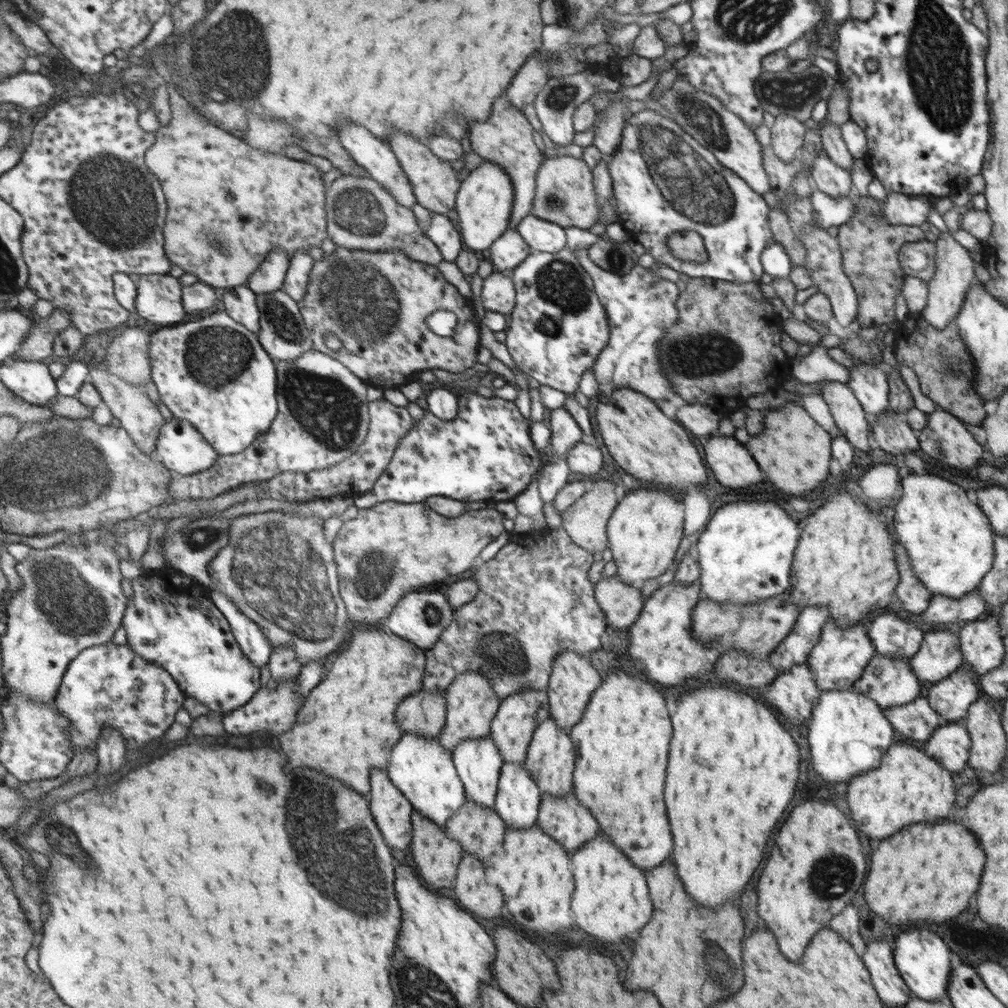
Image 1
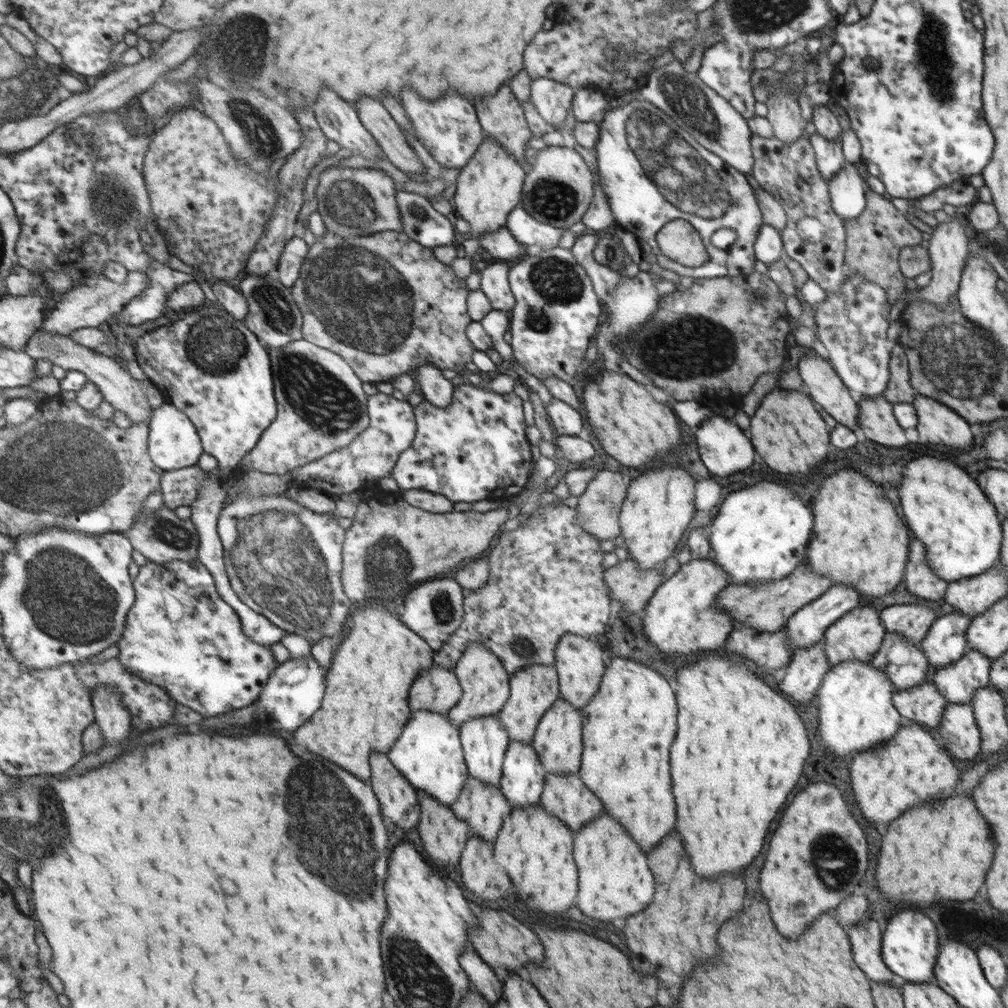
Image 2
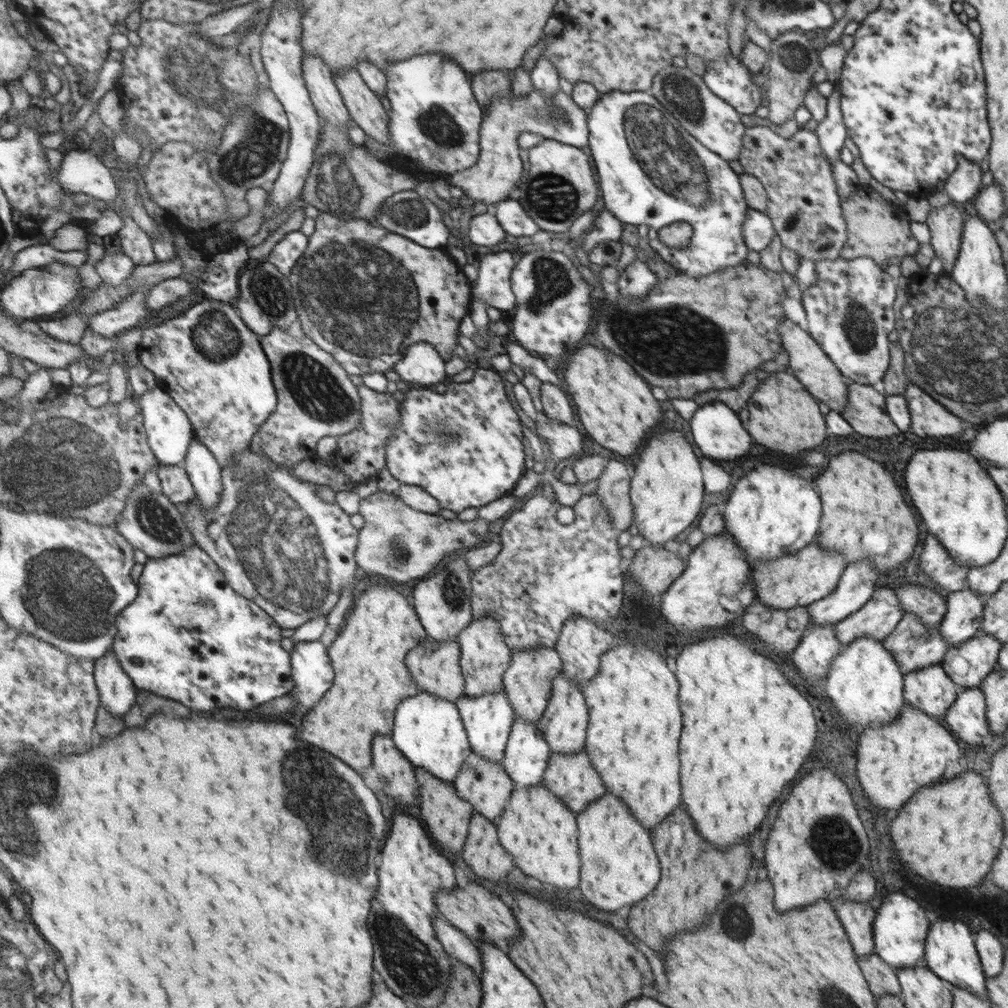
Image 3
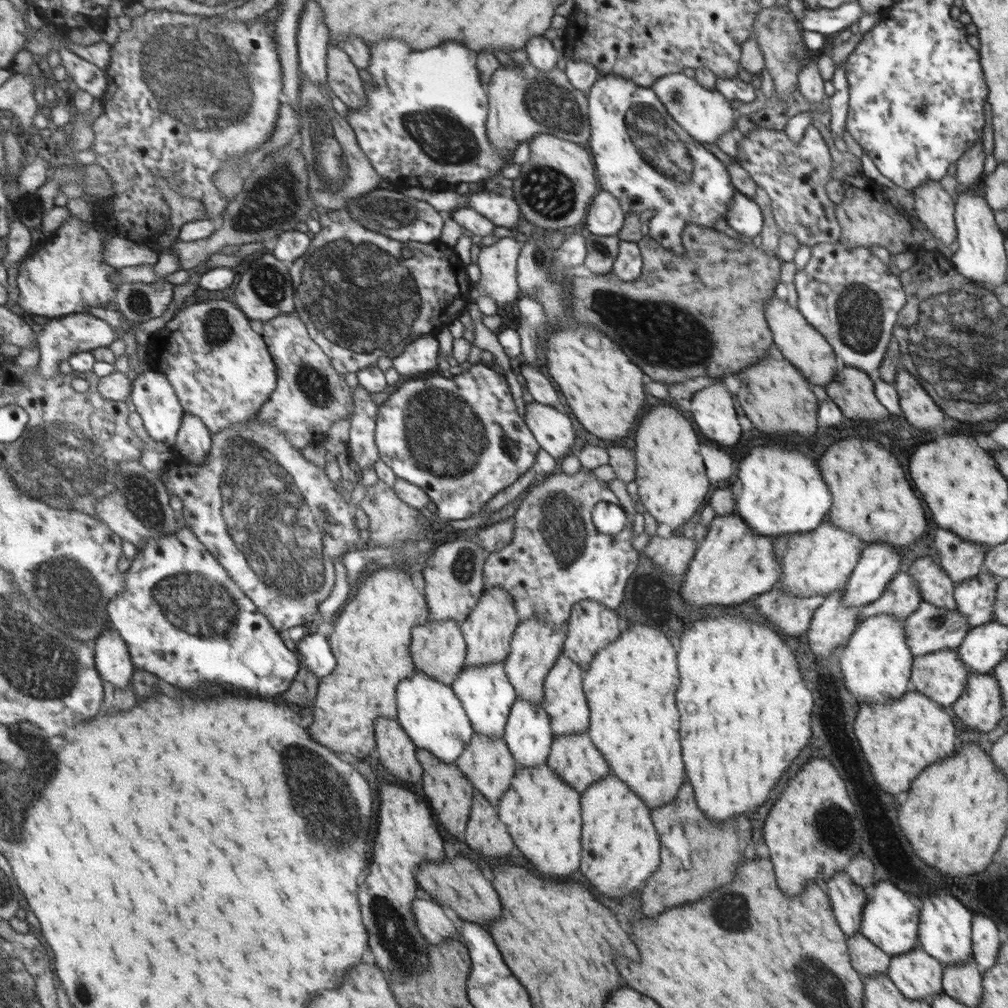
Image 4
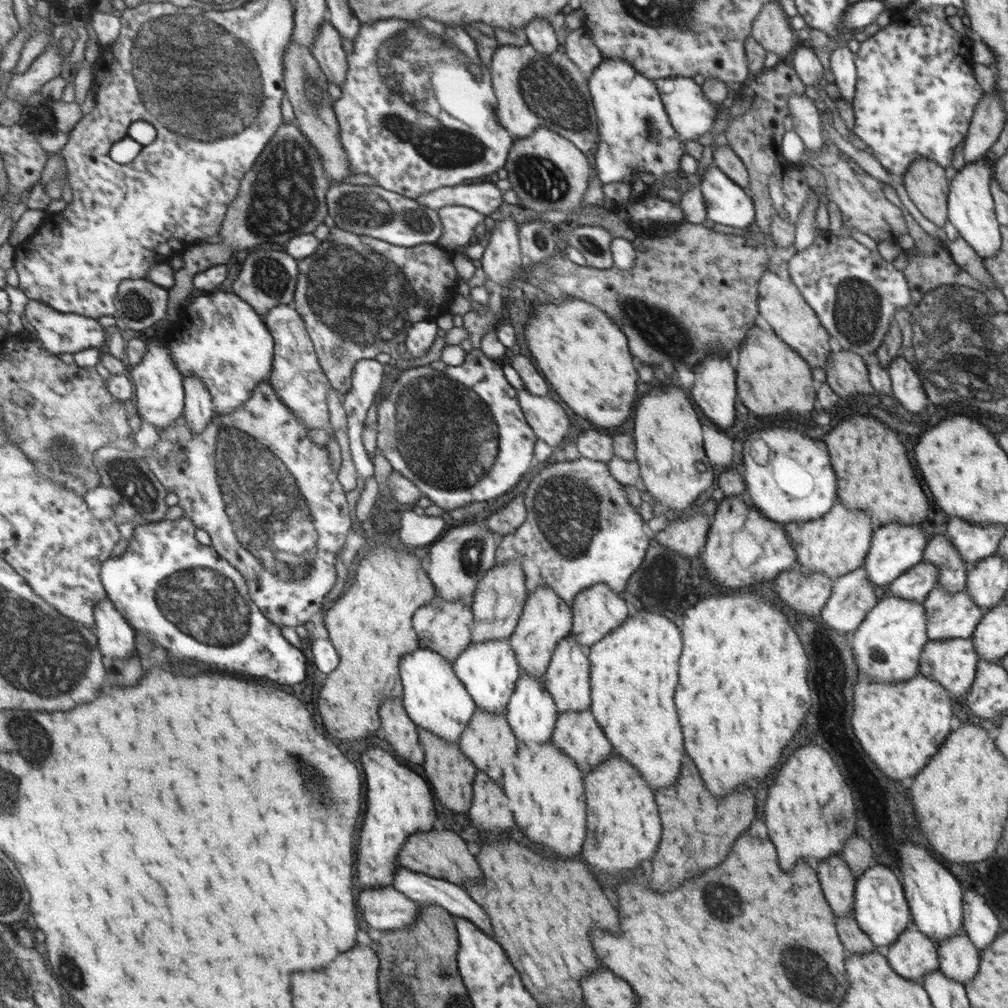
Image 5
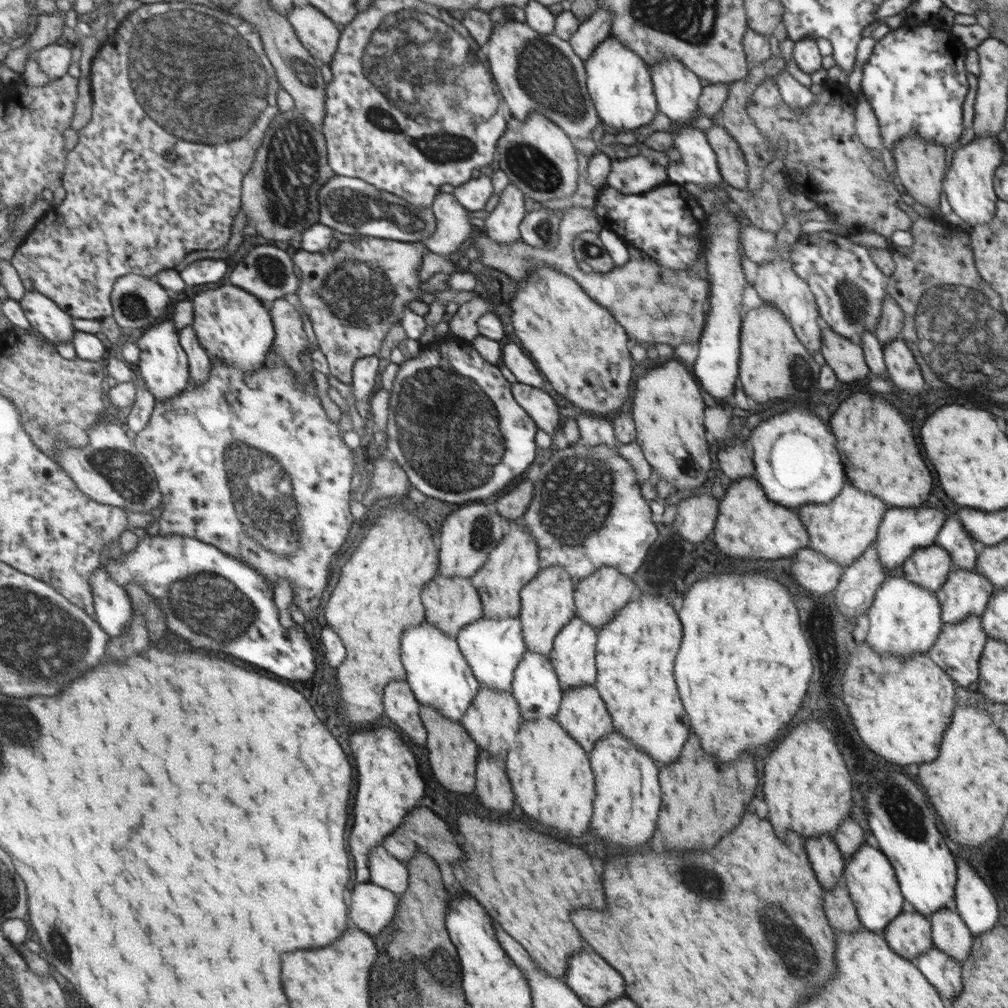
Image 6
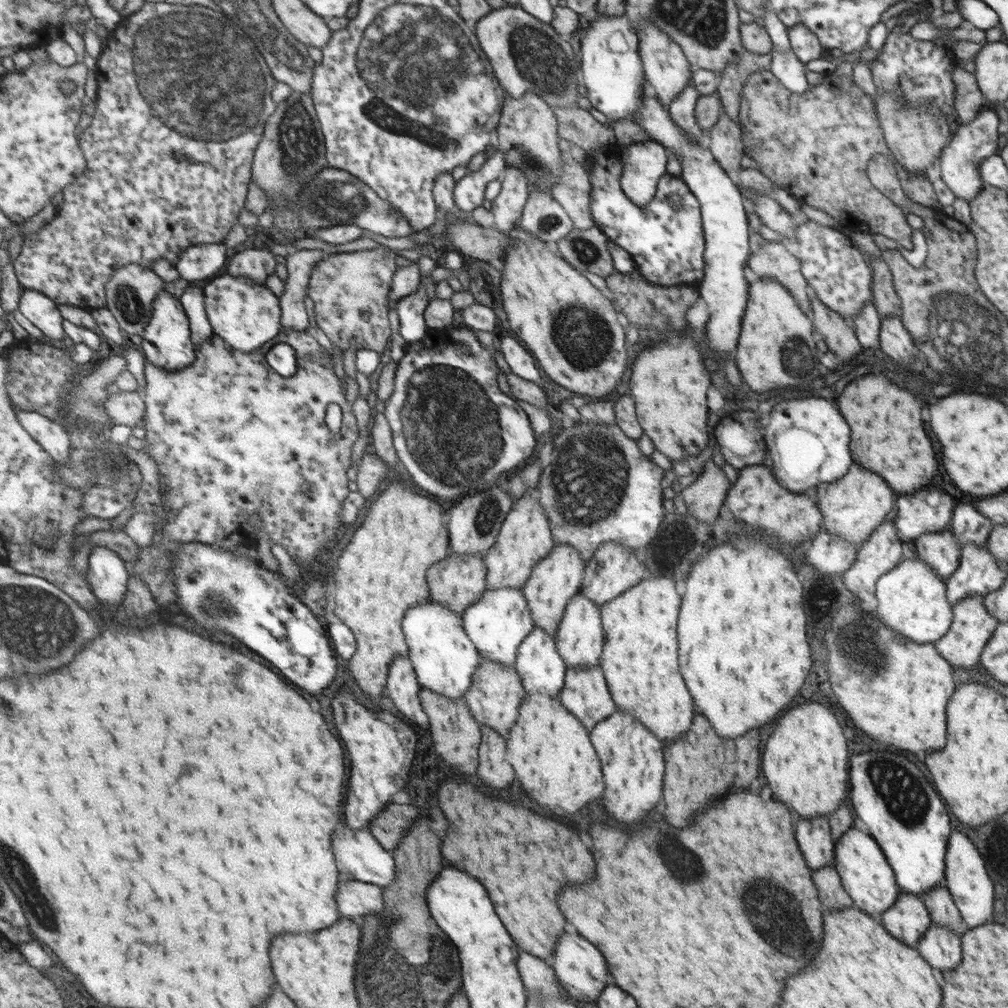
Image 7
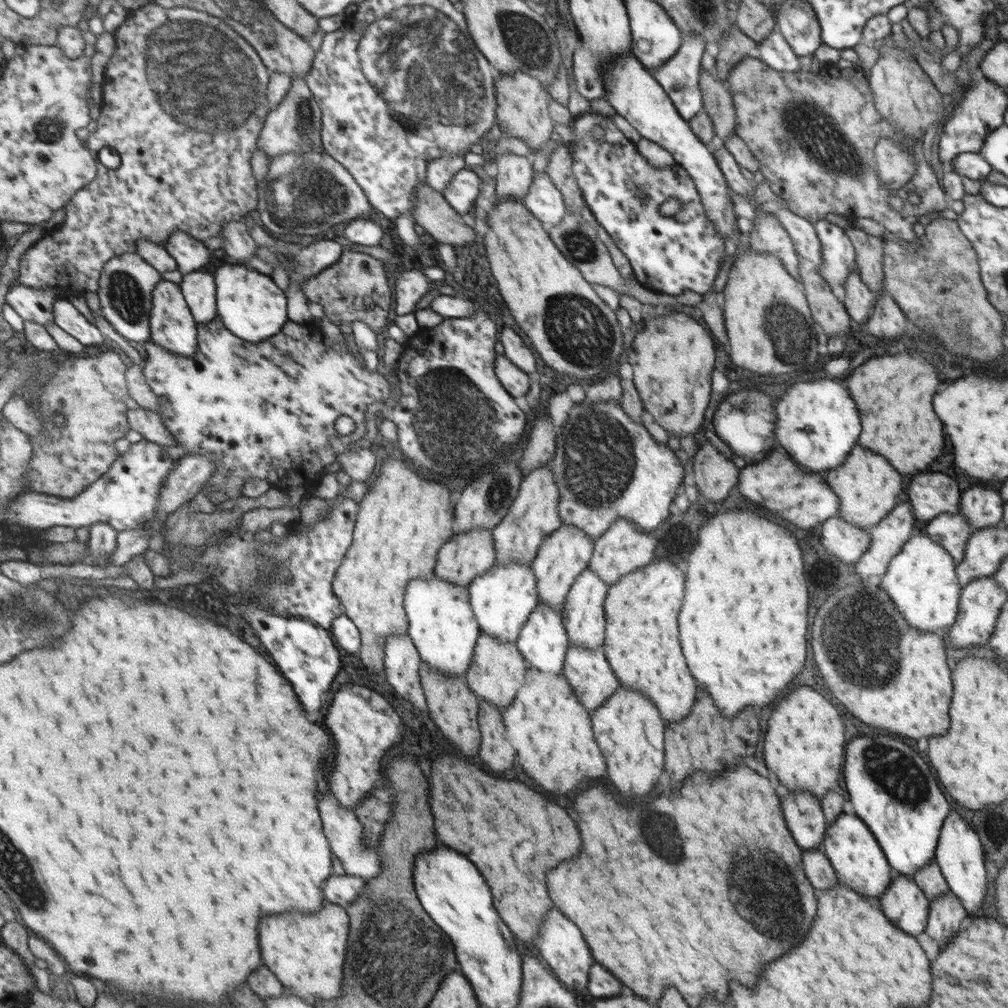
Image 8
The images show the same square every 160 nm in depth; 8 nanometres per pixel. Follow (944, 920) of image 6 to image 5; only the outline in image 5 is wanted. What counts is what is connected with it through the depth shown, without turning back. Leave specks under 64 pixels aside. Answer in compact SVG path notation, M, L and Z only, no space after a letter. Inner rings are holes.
M964 933L942 940L938 957L942 973L947 978L957 978L957 982L965 982L969 976L975 976L973 972L977 972L977 950Z

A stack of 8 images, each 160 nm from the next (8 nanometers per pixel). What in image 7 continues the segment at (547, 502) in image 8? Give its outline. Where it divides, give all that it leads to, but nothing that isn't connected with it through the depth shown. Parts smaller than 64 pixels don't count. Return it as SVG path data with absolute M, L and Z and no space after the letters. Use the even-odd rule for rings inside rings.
M537 484L535 489L527 489L523 496L513 499L509 514L502 520L497 540L482 555L486 564L486 589L521 588L535 564L551 552L554 544L547 515L543 512L542 505L538 503Z

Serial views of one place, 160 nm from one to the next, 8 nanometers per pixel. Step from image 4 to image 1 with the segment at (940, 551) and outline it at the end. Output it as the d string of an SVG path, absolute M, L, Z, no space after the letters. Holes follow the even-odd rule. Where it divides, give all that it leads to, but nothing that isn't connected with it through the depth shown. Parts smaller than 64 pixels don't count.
M895 544L895 554L899 569L899 584L895 587L895 592L898 593L897 600L901 602L901 608L905 612L920 614L928 606L931 594L913 574L909 558L901 544Z

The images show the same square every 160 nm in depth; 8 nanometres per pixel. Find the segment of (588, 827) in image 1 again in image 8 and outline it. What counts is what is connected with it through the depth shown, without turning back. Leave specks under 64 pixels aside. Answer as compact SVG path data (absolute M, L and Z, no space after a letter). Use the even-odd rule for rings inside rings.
M602 645L594 649L569 646L563 676L579 702L591 712L620 686L605 660Z

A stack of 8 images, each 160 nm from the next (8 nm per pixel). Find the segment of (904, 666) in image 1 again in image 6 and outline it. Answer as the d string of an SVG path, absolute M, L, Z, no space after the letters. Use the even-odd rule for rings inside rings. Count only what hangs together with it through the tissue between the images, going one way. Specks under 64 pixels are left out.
M973 569L948 572L945 582L934 592L942 607L943 626L961 622L969 616L981 616L993 594L992 584Z

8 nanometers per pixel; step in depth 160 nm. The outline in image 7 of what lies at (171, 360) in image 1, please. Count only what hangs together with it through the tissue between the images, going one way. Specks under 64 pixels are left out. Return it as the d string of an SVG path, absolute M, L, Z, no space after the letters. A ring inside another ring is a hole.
M228 272L215 277L204 287L204 291L213 334L221 336L231 348L251 354L282 334L282 300L267 285L259 284L249 277L236 277Z

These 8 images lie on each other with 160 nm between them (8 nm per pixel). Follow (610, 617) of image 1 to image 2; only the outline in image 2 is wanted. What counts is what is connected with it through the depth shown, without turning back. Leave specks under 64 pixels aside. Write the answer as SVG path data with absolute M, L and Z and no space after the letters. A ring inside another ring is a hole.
M631 557L618 561L605 572L611 600L621 604L623 614L641 610L664 581L661 571L658 568L639 569L636 560Z

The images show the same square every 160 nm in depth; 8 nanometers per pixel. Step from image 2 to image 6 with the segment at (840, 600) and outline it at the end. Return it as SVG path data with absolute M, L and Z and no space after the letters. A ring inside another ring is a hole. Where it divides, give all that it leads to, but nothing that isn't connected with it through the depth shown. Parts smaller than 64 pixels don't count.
M928 505L915 508L889 507L879 527L878 539L875 540L879 560L887 572L890 568L903 564L918 548L935 544L938 532L942 528L941 524L943 524L943 514Z

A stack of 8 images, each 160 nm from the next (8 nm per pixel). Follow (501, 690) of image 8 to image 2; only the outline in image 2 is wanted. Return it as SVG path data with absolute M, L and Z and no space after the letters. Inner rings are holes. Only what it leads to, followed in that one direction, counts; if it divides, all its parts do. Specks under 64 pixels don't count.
M468 776L450 808L455 817L466 822L471 835L492 843L503 824L503 816L509 814L511 806L499 786Z

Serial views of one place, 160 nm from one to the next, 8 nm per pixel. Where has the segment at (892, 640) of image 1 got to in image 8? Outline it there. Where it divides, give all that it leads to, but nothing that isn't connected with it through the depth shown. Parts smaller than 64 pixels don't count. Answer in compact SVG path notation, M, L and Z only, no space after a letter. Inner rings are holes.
M973 484L963 491L960 512L969 523L970 529L990 527L1001 522L1002 500L989 484Z

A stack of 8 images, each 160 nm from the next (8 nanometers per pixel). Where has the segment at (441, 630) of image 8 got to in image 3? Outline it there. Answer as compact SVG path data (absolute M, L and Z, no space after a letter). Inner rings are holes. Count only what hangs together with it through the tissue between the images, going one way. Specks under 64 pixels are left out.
M428 692L403 699L394 722L393 740L397 748L416 768L425 769L446 783L453 783L463 761L471 750L456 706L451 701Z

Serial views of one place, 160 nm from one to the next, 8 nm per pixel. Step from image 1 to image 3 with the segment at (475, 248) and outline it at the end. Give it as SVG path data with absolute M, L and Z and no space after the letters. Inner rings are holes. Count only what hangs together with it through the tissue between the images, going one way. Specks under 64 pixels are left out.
M532 88L525 96L515 96L513 94L508 97L501 95L500 97L493 97L486 106L486 116L482 120L481 128L481 150L479 151L479 160L465 170L454 172L448 176L447 183L450 186L456 186L461 189L463 194L475 200L474 204L483 202L490 210L495 203L507 200L507 190L517 186L519 174L523 170L519 154L517 154L517 136L521 132L533 132L533 134L541 136L544 139L558 141L561 144L571 145L575 148L589 145L589 121L587 121L587 113L579 105L574 103L574 100L565 95L563 91L557 89L552 97L549 98L543 91L538 91Z

